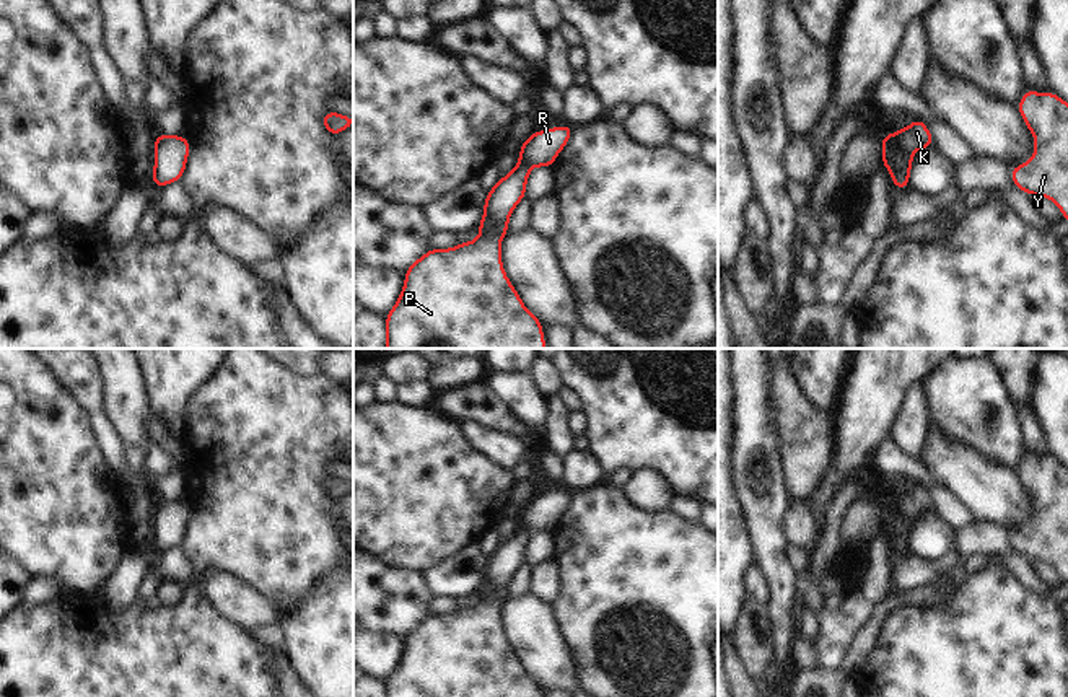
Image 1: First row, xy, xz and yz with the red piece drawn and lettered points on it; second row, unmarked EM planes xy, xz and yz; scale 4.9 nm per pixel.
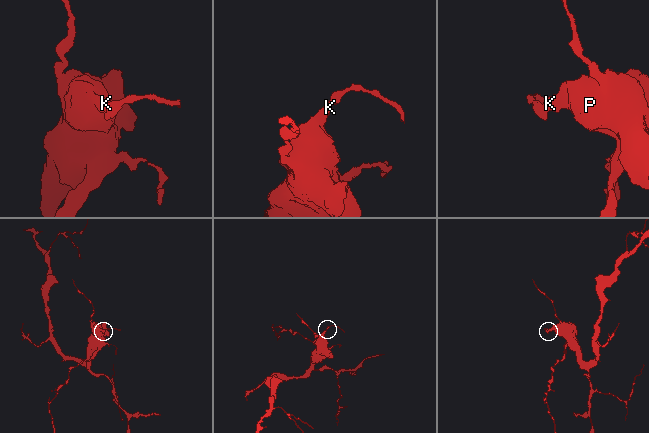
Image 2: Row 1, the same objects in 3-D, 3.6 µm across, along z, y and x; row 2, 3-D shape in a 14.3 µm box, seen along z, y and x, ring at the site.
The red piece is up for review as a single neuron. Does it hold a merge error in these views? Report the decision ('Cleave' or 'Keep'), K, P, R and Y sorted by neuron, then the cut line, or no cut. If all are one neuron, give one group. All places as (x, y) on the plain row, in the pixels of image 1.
Cleave. Groups: K P Y / R. Split along yz (894, 500), (896, 507), (910, 521)

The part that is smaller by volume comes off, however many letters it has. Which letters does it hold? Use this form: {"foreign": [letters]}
{"foreign": ["R"]}

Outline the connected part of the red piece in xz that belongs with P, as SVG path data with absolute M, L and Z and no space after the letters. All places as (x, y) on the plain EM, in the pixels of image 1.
M519 526L487 559L480 601L453 614L428 614L405 635L402 658L386 681L386 697L542 697L542 687L526 674L508 645L500 607L510 580L524 563L529 534Z

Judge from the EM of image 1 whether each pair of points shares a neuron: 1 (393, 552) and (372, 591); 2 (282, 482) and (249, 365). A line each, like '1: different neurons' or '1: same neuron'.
1: different neurons
2: same neuron

